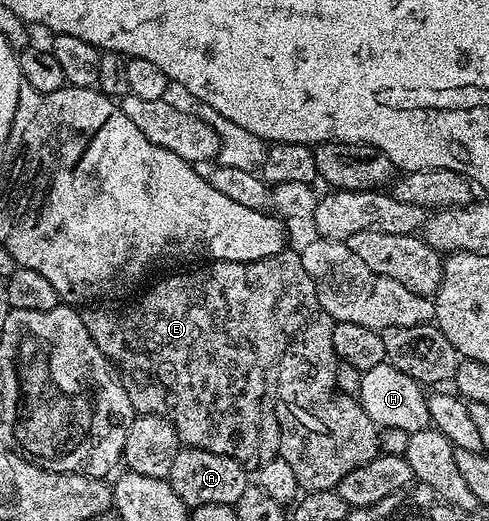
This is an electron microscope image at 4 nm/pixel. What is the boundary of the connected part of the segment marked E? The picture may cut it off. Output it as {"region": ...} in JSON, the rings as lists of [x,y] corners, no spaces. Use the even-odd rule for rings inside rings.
{"region":[[[286,248],[280,250],[275,256],[267,256],[263,260],[251,260],[250,262],[218,262],[209,260],[204,263],[198,270],[189,270],[186,274],[173,274],[177,272],[169,272],[166,278],[161,278],[142,298],[137,298],[134,302],[129,302],[126,306],[117,306],[114,310],[93,310],[97,308],[85,308],[80,311],[83,324],[87,324],[87,332],[91,332],[91,340],[95,340],[95,344],[99,348],[99,352],[103,352],[103,356],[109,359],[116,375],[120,378],[123,388],[127,392],[127,396],[131,400],[134,411],[138,415],[142,414],[160,414],[166,421],[170,422],[177,433],[178,443],[184,444],[186,447],[194,450],[206,450],[207,452],[215,452],[219,456],[231,456],[237,462],[246,468],[256,468],[261,463],[271,460],[272,458],[282,458],[287,460],[287,464],[291,464],[291,468],[295,468],[295,476],[299,480],[302,491],[310,490],[336,490],[337,485],[341,483],[343,478],[349,472],[355,472],[355,468],[359,468],[376,458],[379,453],[379,427],[376,422],[371,420],[371,416],[367,416],[367,412],[361,406],[357,398],[347,396],[339,387],[337,387],[337,363],[339,361],[335,352],[335,344],[333,343],[334,320],[323,308],[323,304],[319,304],[319,296],[315,292],[315,284],[311,280],[311,276],[307,276],[307,268],[303,268],[303,260],[300,253],[296,249]]]}

